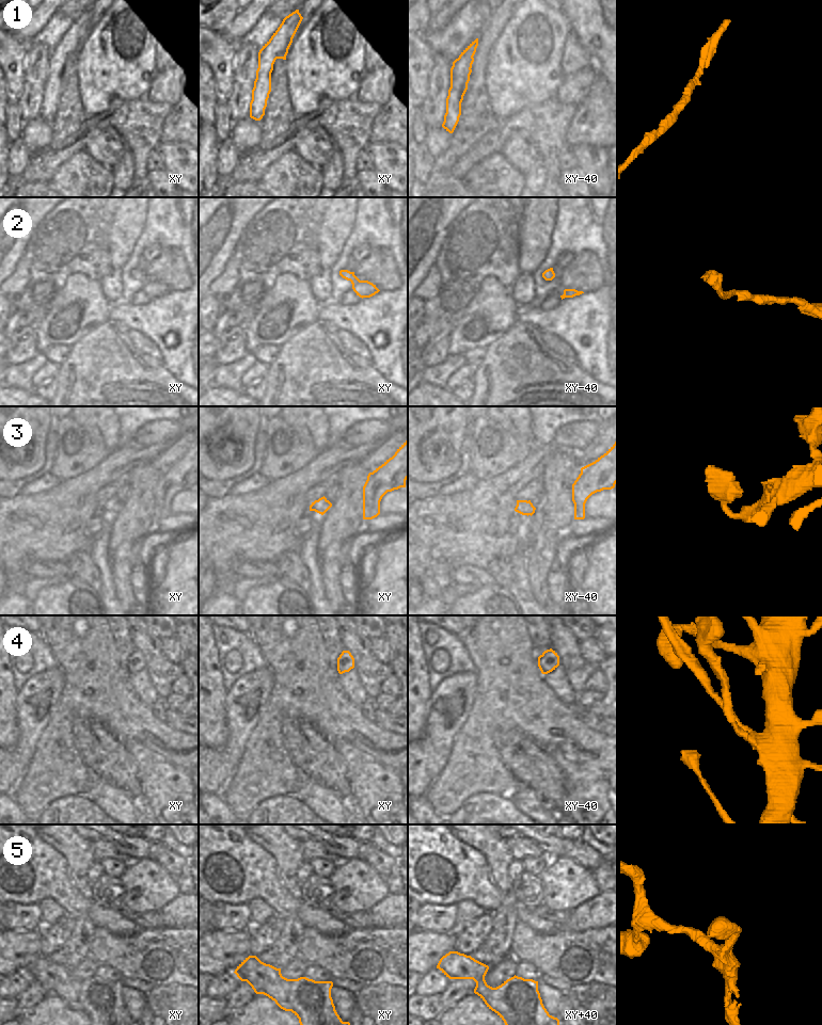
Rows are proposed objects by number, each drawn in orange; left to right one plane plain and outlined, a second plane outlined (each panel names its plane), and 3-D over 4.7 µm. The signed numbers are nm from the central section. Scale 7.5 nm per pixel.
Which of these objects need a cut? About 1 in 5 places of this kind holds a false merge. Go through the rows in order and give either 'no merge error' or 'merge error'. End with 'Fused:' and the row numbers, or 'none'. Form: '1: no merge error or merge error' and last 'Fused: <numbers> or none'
1: no merge error
2: no merge error
3: merge error
4: merge error
5: no merge error
Fused: 3, 4

